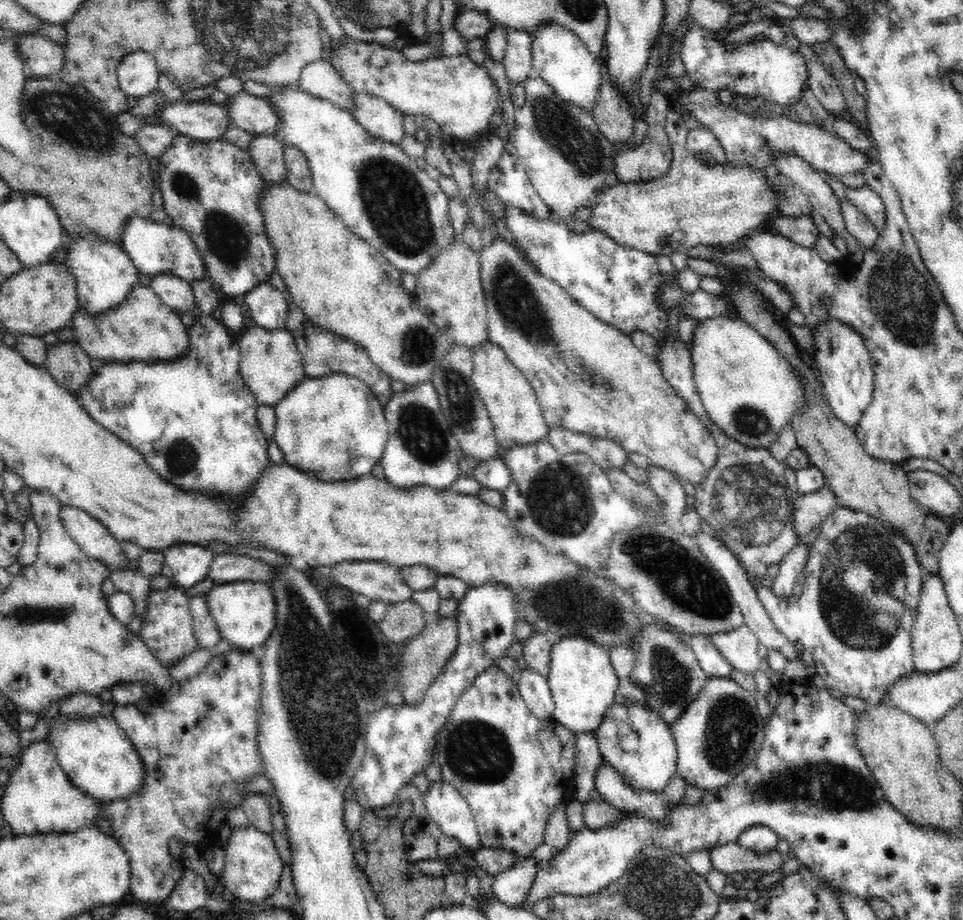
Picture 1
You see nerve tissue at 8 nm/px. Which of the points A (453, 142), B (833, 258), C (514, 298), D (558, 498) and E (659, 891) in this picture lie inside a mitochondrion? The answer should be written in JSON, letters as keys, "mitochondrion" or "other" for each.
{"A":"other","B":"other","C":"mitochondrion","D":"mitochondrion","E":"mitochondrion"}

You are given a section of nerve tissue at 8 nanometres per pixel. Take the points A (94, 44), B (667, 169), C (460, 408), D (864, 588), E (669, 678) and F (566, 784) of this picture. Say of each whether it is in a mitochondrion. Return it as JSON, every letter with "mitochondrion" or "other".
{"A":"other","B":"other","C":"mitochondrion","D":"mitochondrion","E":"mitochondrion","F":"other"}

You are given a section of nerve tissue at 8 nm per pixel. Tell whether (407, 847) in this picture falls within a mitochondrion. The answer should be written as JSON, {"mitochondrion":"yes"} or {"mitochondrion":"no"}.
{"mitochondrion":"no"}

